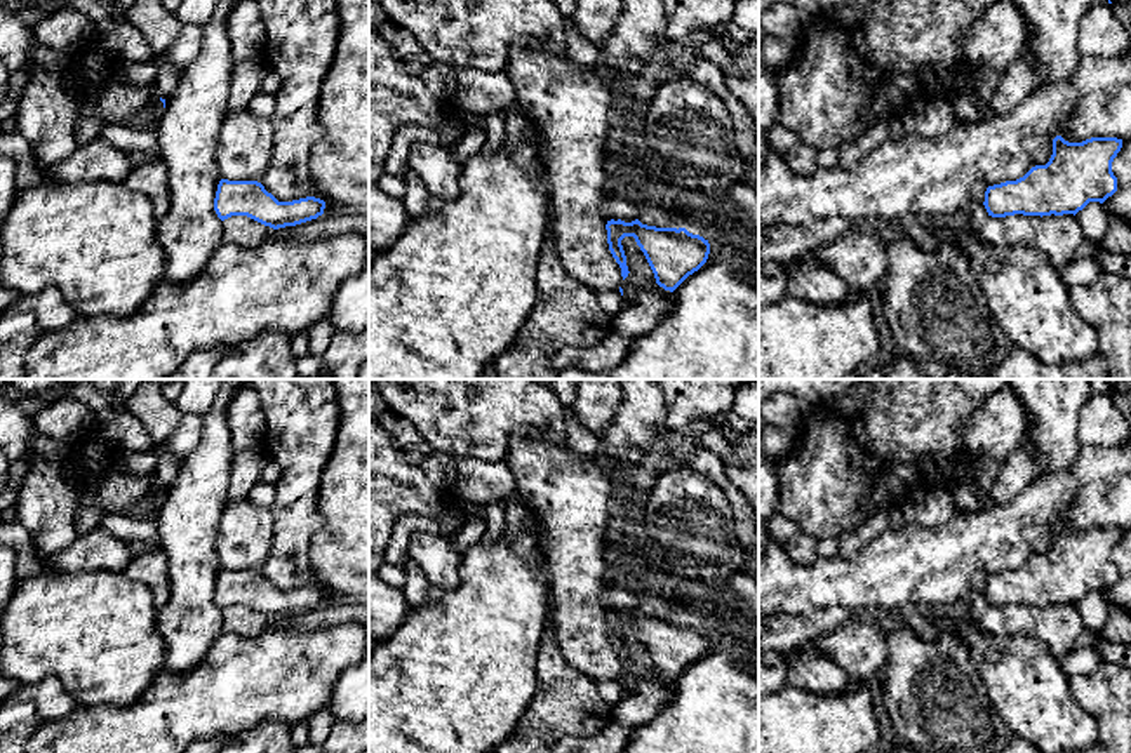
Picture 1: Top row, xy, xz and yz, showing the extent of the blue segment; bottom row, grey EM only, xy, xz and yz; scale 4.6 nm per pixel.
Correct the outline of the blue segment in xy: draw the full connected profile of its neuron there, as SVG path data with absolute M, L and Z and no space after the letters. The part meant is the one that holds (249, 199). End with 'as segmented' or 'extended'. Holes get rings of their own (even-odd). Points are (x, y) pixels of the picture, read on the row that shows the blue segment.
M221 179L214 198L214 210L221 221L247 216L273 230L317 219L324 209L325 202L315 197L278 202L258 181Z | as segmented

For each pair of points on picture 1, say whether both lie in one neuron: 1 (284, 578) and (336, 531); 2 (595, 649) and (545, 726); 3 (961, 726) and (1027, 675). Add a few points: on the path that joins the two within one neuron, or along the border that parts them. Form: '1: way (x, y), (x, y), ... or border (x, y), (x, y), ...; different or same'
1: border (321, 515), (310, 566), (324, 588); different
2: border (555, 640), (561, 656), (594, 686); different
3: border (975, 665), (990, 705), (1013, 734); different

